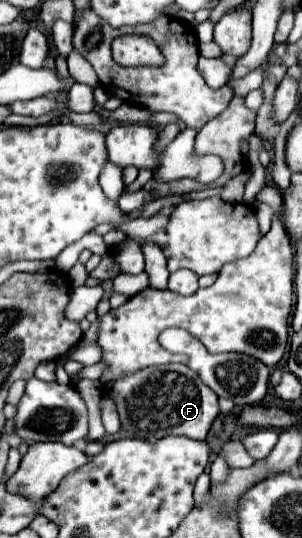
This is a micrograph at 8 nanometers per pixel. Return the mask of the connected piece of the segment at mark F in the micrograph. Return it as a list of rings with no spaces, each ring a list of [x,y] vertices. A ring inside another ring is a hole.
[[[163,364],[155,368],[143,368],[135,374],[123,376],[113,384],[117,398],[117,412],[121,426],[137,438],[159,440],[165,436],[187,436],[193,440],[205,440],[213,420],[219,414],[217,396],[209,390],[199,376],[185,364]]]

